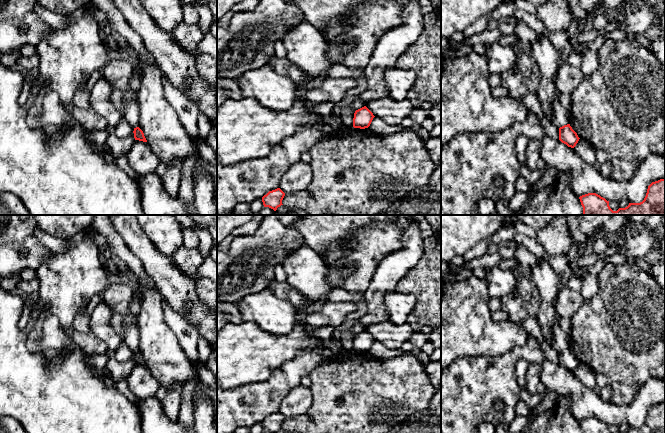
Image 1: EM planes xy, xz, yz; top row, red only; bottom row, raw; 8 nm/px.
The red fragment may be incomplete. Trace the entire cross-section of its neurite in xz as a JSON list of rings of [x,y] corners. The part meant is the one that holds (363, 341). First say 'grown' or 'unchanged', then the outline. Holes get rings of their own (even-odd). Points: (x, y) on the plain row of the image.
unchanged; [[[362,331],[355,335],[353,342],[353,351],[365,353],[368,352],[375,340],[373,337],[366,331]]]

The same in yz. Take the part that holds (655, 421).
unchanged; [[[665,402],[652,406],[647,413],[644,424],[640,427],[629,427],[625,432],[619,433],[665,433]]]

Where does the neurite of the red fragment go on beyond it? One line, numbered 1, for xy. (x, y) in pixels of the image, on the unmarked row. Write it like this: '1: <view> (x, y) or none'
1: none

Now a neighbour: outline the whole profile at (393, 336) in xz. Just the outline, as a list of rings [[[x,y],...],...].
[[[389,320],[366,328],[375,341],[379,341],[389,349],[399,349],[405,342],[410,341],[414,331],[406,322],[396,325]]]

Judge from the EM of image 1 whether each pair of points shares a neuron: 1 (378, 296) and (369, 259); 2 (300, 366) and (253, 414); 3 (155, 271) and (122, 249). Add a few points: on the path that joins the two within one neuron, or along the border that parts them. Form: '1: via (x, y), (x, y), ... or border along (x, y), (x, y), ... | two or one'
1: border along (387, 255), (378, 264), (368, 288), (363, 293) | two
2: via (288, 377), (263, 402) | one
3: border along (126, 244), (139, 259), (145, 273), (153, 282) | two

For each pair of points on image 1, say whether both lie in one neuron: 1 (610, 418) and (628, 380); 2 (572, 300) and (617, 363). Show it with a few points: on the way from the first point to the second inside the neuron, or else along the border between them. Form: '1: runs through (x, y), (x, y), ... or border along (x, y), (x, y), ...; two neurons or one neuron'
1: border along (637, 391), (629, 403), (615, 404), (611, 400); two neurons
2: border along (584, 300), (583, 304), (571, 318); two neurons

